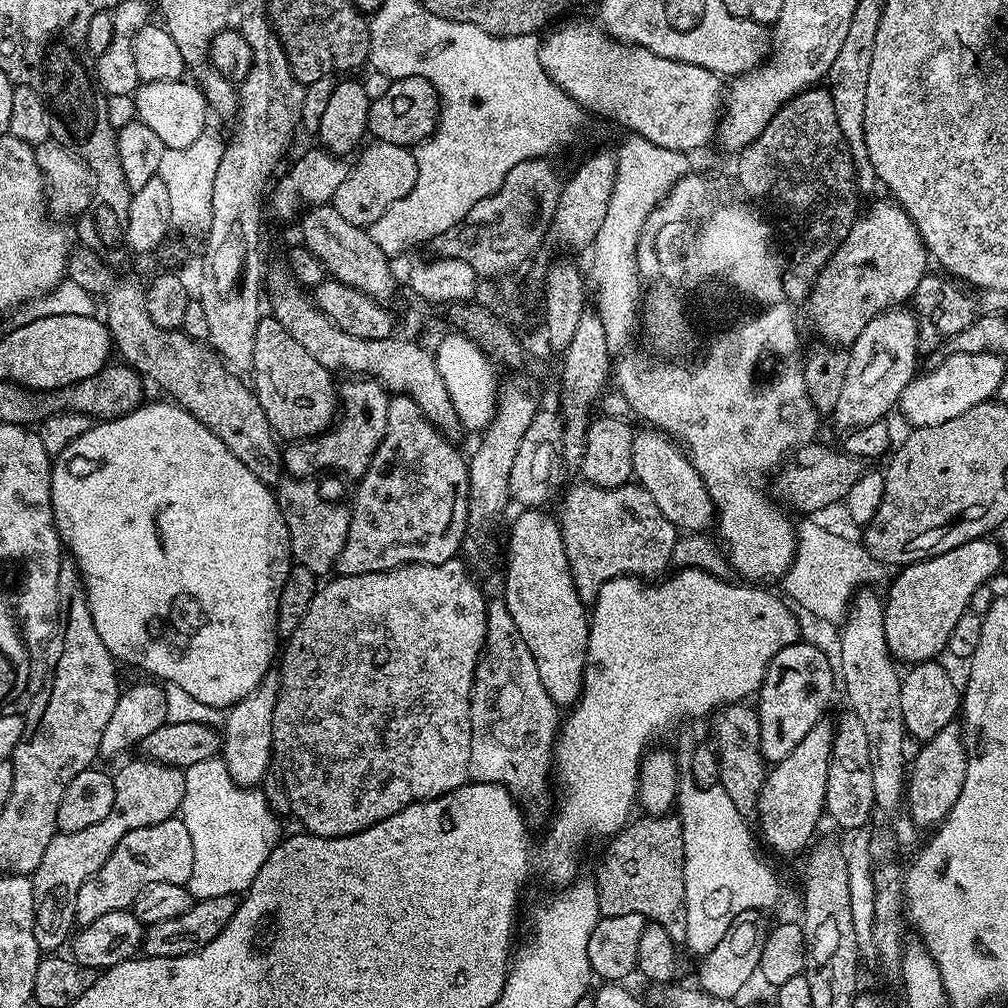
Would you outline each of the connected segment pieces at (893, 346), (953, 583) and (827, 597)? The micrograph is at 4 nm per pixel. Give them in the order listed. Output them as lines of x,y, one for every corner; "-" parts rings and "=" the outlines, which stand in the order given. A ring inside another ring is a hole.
893,306
888,311
878,314
878,318
874,318
866,326
866,330
862,330
862,334
858,334
858,338
850,345
848,357
850,358
850,366
846,369
846,378
842,385
842,394
838,397
838,406
830,413
831,419
836,419
836,424
843,430
851,430
858,426
866,426
875,420
885,419
889,414
888,411
895,409
900,402
902,390
906,390
906,386
911,382
912,377
917,375
916,356
918,357
918,330
916,329
916,317
911,311
905,310
903,307
=
992,538
971,540
954,550
946,550
941,556
931,556
929,560
920,560
917,564
905,564
892,580
888,588
888,597
884,596
884,628
885,640
893,657
897,661
905,660
905,665
918,664
922,660
934,660
947,649
950,630
954,628
958,618
969,611
974,590
984,588
987,580
995,574
1003,562
1005,553
1001,545
=
815,519
801,520
804,521
801,524
799,521
796,528
796,553
792,555
792,565
782,577
783,591
789,601
797,600
818,619
843,621
858,590
879,578
881,565
866,551
863,543
856,541
855,544
828,528
819,528
812,521

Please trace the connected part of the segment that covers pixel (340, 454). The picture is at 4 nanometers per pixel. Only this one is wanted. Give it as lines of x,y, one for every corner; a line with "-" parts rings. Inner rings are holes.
348,378
338,388
338,419
332,427
310,440
289,443
282,452
282,468
289,477
304,478
307,472
320,472
329,468
332,472
345,472
359,478
370,466
382,438
386,434
388,401
387,388
371,378

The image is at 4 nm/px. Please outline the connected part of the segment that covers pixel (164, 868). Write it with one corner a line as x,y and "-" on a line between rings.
180,818
158,822
158,826
142,826
142,830
130,830
130,834
126,834
126,838
122,838
118,846
114,846
110,858
106,858
106,862
102,862
100,869
85,882
82,890
78,890
78,898
74,902
77,925
83,926
94,922
94,918
102,918
102,914
131,909
132,903
136,901
136,895
154,882
187,885
188,879
191,878
193,863
193,843
189,831

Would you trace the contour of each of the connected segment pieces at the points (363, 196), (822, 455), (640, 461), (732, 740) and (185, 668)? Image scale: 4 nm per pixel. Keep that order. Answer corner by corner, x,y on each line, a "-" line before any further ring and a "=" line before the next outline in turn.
381,140
372,142
372,145
366,148
359,153
361,156
356,164
354,162
349,167
346,182
338,186
334,198
330,201
332,207
338,210
338,214
346,218
346,222
361,226
378,222
378,218
382,218
382,214
386,214
386,210
390,210
394,202
406,198
406,194
414,190
414,182
418,178
416,158
409,149
=
820,443
803,445
795,453
796,461
793,464
785,463
775,473
776,481
772,484
773,490
771,489
775,499
784,506
793,504
798,511
804,512
800,514
816,514
812,512
820,512
831,504
839,505
850,494
850,486
854,486
854,482
858,482
858,478
866,470
865,461
857,456
850,456
843,450
836,453
834,449
=
639,429
632,437
632,470
637,483
654,498
658,510
662,511
678,530
702,532
706,530
704,528
710,528
715,519
715,508
701,476
675,441
659,429
647,429
=
727,703
717,708
710,717
712,723
711,743
716,750
720,763
720,778
718,783
730,794
730,802
745,818
756,816
758,798
762,794
766,761
760,749
760,717
755,707
747,708
747,703
=
145,402
124,416
93,423
85,433
74,438
57,453
52,460
50,478
52,513
61,545
67,555
68,552
72,555
69,556
71,563
76,565
80,579
84,582
88,609
94,618
94,630
98,630
98,638
102,638
102,646
106,646
106,650
110,650
117,661
136,663
142,671
152,675
149,677
165,685
177,684
191,698
208,707
227,710
246,698
246,694
250,694
250,690
254,690
254,686
258,686
258,682
262,682
262,678
273,667
278,652
278,602
288,572
294,567
290,534
280,513
275,491
263,484
249,468
242,466
242,462
230,454
226,442
222,442
222,438
218,438
202,421
194,418
194,414
175,402
167,403

